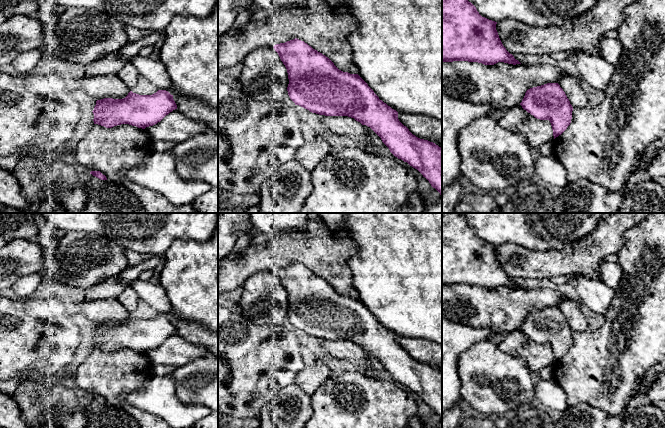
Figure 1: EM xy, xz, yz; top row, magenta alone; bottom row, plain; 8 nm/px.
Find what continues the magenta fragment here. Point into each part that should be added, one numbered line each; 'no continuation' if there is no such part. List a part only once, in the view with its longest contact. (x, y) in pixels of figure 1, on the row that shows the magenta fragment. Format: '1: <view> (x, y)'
no continuation

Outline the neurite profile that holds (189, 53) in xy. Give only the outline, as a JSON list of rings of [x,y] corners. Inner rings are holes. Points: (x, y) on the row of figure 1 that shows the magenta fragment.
[[[218,0],[211,14],[205,18],[195,16],[174,16],[164,30],[163,44],[159,60],[163,63],[168,76],[171,95],[194,97],[211,107],[218,107]]]

